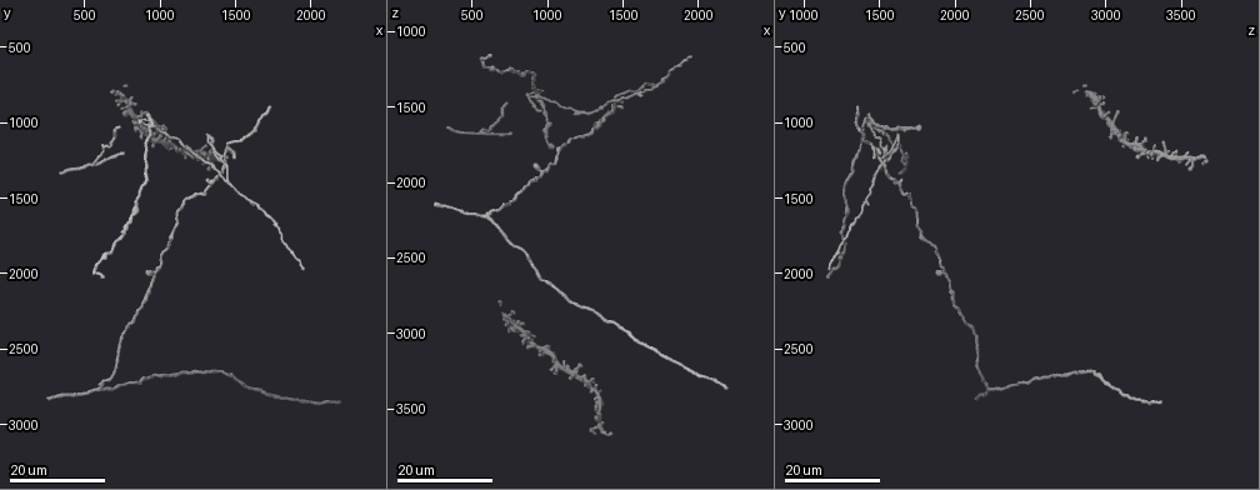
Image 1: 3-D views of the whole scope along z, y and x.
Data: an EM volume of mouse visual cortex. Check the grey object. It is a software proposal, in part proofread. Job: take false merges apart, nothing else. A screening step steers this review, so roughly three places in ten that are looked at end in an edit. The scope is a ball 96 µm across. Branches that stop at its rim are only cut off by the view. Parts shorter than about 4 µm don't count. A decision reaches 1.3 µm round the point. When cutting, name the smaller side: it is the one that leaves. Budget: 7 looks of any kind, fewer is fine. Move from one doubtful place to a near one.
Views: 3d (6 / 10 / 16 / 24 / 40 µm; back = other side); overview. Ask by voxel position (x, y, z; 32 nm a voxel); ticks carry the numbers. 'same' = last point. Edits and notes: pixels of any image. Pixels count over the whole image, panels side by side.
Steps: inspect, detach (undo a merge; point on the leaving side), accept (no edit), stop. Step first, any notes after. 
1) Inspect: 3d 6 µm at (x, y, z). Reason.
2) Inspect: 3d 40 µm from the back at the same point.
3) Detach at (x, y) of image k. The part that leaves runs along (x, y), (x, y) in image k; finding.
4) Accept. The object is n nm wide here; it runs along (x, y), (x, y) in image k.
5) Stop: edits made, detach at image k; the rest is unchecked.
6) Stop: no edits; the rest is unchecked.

Inspect: 3d 24 µm at (580, 2760, 2240). A fork.

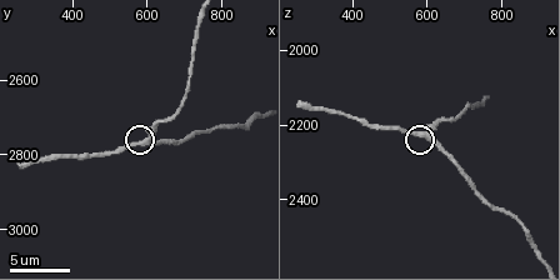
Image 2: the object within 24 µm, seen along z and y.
Inspect: 3d 10 µm at (610, 2770, 2230). Closer look.

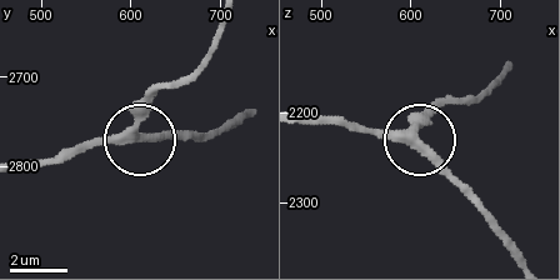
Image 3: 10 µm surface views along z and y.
Accept. The side arm is 12 µm long; 3 arms meet here; one cell here.

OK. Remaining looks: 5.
Inspect: 3d 16 µm at (540, 1280, 1660). Three arms meet.

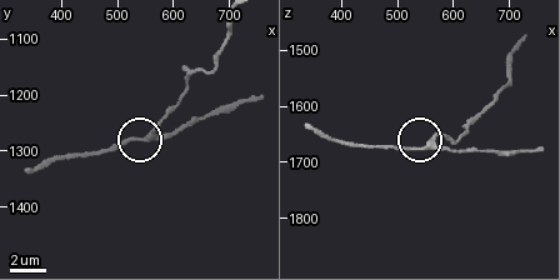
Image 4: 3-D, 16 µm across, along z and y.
Inspect: 3d 10 µm at (570, 1270, 1670). Zoom in.

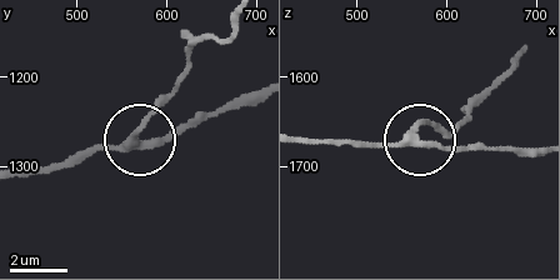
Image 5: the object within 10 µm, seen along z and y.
Detach at (155, 109) of image 5. 3 arms meet here; two cells meet here.

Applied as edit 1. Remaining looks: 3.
Inspect: overview.

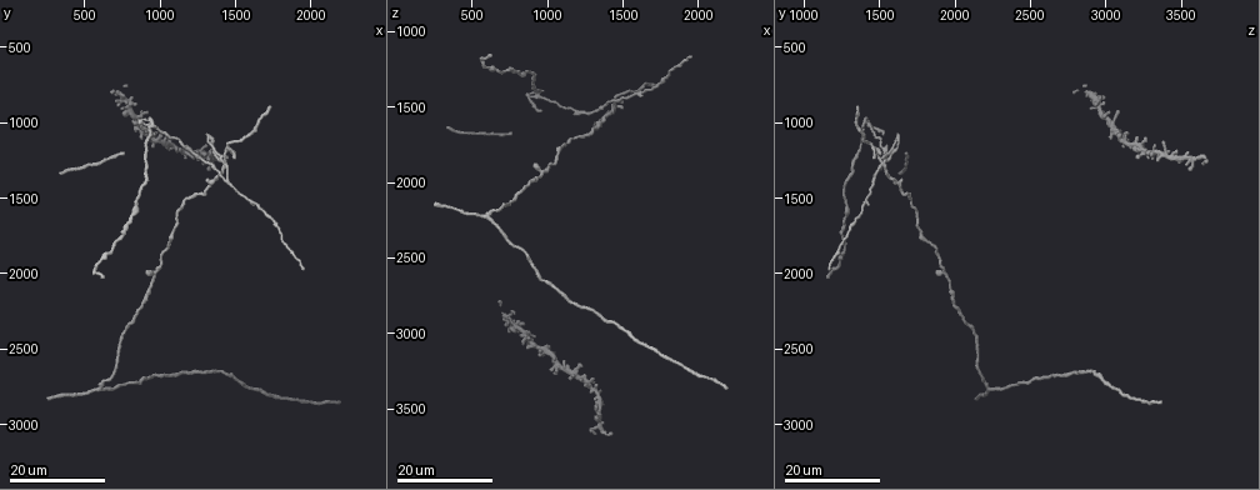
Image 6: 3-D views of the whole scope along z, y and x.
Inspect: 3d 16 µm at (1420, 1280, 1500).

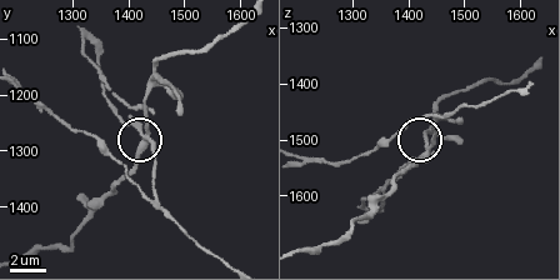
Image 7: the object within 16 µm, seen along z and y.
Inspect: 3d 6 µm at (1430, 1275, 1525). Closer look.

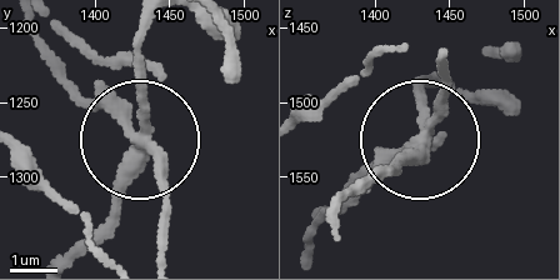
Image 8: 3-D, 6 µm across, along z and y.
Detach at (95, 88) of image 8. The object is 240 nm wide here; the part that leaves runs along (144, 148), (164, 180), (164, 251) in image 8; two cells meet here.

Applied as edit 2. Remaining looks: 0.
Stop: edits made, detach at image 5, detach at image 8; the rest is unchecked.

